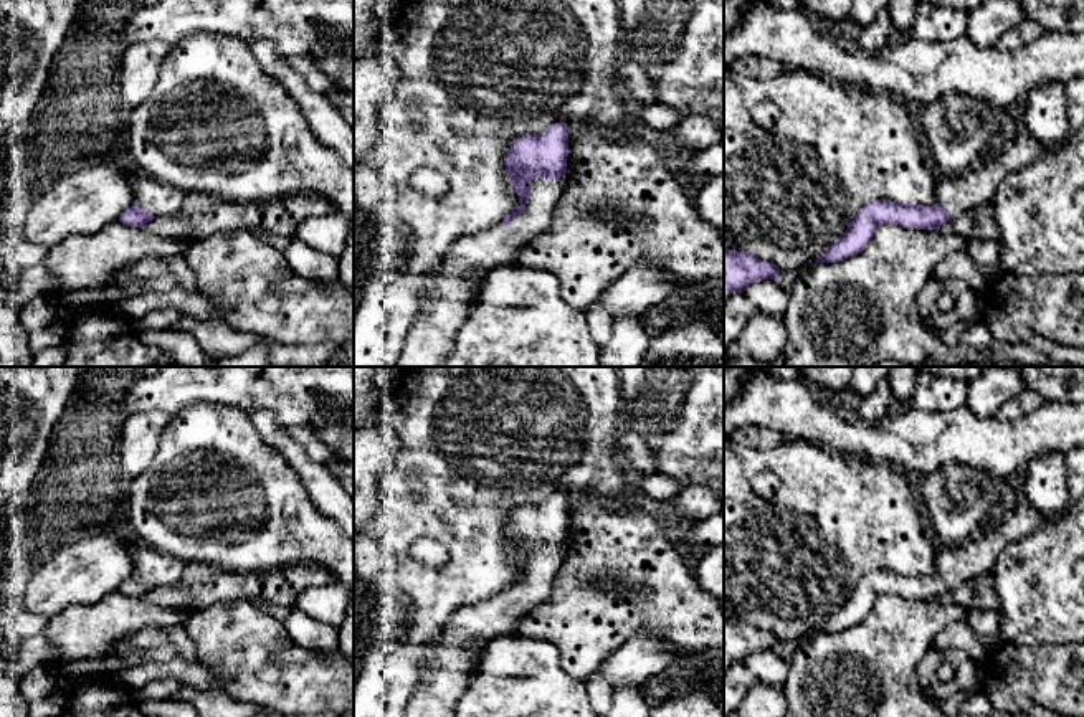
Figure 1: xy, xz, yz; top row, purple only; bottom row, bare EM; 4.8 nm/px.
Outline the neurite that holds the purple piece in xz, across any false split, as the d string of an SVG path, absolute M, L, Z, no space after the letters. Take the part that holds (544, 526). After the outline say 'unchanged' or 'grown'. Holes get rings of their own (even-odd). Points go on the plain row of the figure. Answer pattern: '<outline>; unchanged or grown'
M557 492L537 506L525 504L511 515L504 535L512 560L521 567L521 575L496 596L459 608L441 636L421 648L418 687L403 717L456 717L458 702L471 684L487 643L501 634L514 634L521 618L549 598L555 575L565 560L568 504L568 494Z; grown

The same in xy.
M136 537L129 544L129 550L134 575L119 586L119 591L131 598L145 598L155 586L172 585L183 573L185 562L157 552Z; grown

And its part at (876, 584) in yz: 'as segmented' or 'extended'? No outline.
extended

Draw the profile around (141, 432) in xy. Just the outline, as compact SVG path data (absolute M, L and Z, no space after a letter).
M142 411L129 415L122 425L121 464L122 471L136 479L159 451L160 434L172 420L165 411Z

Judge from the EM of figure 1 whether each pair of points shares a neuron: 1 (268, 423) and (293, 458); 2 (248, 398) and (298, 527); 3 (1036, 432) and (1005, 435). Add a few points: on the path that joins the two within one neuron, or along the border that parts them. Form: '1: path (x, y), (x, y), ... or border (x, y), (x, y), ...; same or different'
1: path (273, 432), (290, 450); same
2: border (207, 402), (237, 407), (245, 413); different
3: path (1028, 435), (1013, 435); same

